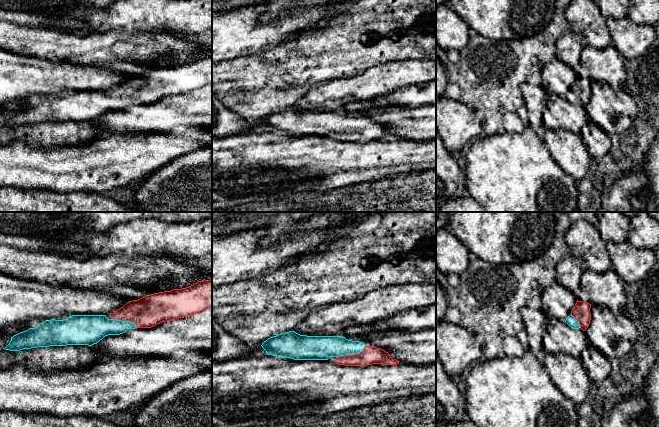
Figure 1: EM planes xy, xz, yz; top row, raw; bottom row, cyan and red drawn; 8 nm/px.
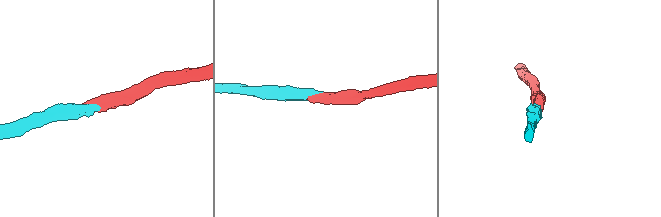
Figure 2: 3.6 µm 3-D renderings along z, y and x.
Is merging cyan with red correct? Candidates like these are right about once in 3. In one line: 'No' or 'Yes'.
Yes

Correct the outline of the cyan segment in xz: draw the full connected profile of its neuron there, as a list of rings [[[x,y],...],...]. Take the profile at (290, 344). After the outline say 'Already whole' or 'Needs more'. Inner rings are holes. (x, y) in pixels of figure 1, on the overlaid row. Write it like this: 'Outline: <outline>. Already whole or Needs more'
Outline: [[[292,330],[268,338],[261,346],[268,355],[294,360],[328,360],[334,357],[336,364],[345,366],[399,364],[385,350],[343,336],[307,336]]]. Needs more

